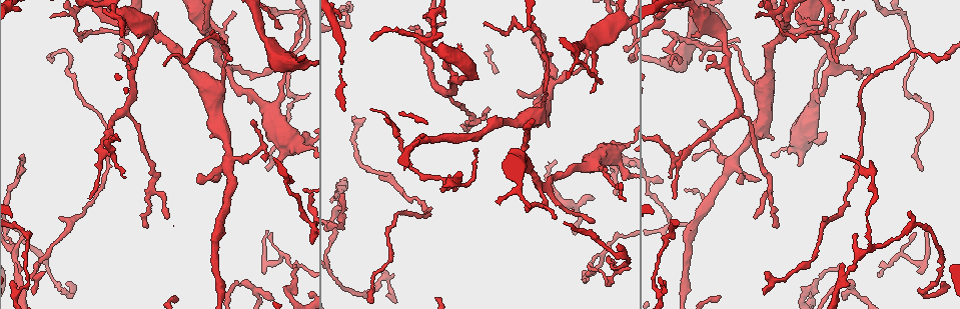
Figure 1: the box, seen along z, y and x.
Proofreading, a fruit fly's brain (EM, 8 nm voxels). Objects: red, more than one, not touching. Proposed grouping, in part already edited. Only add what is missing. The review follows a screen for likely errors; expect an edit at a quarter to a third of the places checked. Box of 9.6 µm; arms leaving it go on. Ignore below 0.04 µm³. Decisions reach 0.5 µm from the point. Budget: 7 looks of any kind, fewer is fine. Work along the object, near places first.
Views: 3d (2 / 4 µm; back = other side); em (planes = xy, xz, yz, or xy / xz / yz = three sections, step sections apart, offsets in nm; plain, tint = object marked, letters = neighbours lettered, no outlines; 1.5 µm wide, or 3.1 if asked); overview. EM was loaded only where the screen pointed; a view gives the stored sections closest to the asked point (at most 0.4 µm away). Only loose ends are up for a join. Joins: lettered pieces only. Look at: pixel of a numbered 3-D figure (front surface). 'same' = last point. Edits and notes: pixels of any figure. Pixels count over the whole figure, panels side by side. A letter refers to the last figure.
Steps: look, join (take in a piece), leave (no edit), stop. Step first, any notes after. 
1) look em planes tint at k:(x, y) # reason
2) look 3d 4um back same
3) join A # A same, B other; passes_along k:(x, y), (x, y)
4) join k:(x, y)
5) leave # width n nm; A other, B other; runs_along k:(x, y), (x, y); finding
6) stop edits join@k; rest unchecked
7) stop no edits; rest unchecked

look 3d 4um at 1:(198, 183) # branch stops here

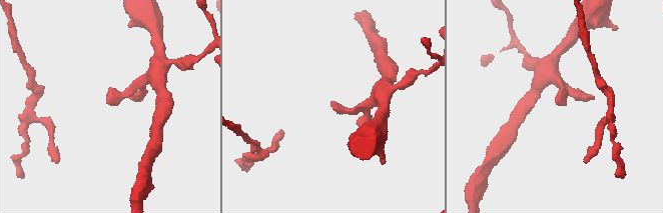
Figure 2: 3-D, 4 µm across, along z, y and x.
look em xy step 8 tint at 2:(557, 104)

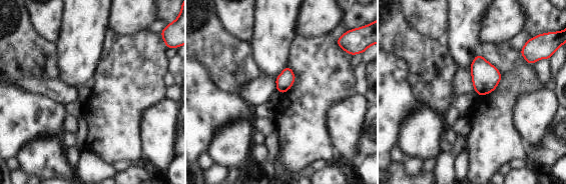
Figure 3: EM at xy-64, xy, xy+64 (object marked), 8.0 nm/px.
look em planes letters same

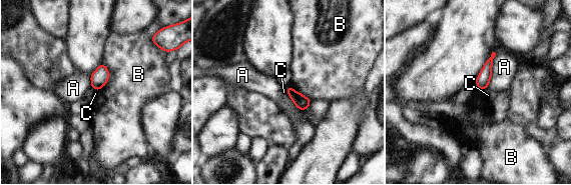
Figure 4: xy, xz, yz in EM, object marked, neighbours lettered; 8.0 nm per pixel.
leave # longest_contact A 280 nm; A other, B other, C other; border 4:(488, 87), (480, 90); no lettered piece goes on from it

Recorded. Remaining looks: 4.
look 3d 4um at 1:(586, 272) # end of a long branch

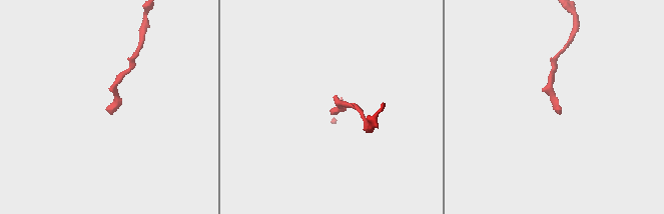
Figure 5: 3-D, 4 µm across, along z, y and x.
look em 3.1um planes letters at 5:(107, 109) # shape alone is not enough

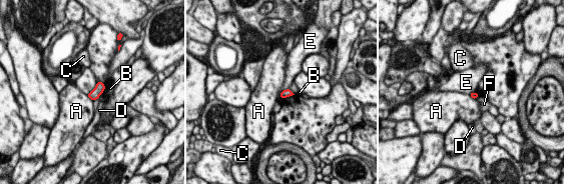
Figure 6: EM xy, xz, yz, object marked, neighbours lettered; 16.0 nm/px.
leave # A other, B other, C other, D other, E other, F other; border 6:(86, 95), (92, 101); none of them fits

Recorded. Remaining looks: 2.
look em planes letters at 1:(340, 195) # long arm stops here

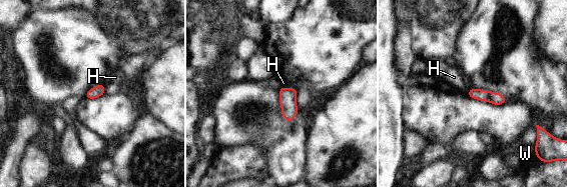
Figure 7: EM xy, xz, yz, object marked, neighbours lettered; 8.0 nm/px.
leave # H other, W other; no lettered piece goes on from it

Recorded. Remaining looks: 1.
stop no edits; rest unchecked

